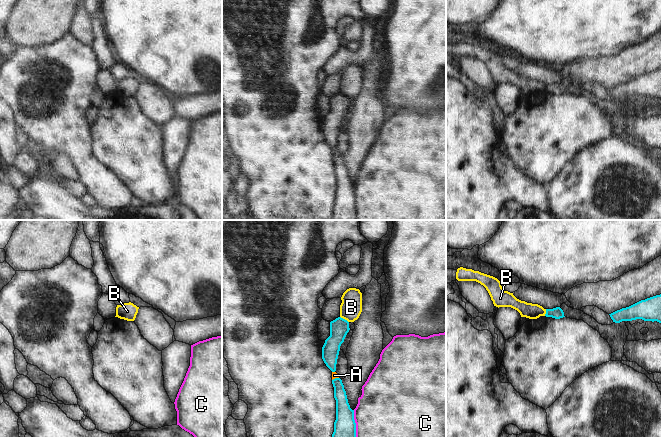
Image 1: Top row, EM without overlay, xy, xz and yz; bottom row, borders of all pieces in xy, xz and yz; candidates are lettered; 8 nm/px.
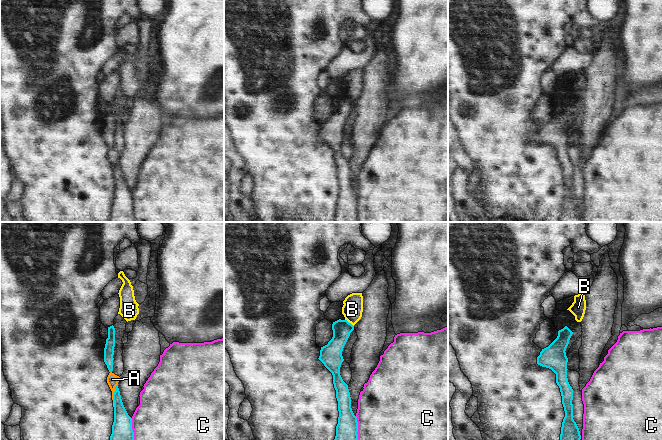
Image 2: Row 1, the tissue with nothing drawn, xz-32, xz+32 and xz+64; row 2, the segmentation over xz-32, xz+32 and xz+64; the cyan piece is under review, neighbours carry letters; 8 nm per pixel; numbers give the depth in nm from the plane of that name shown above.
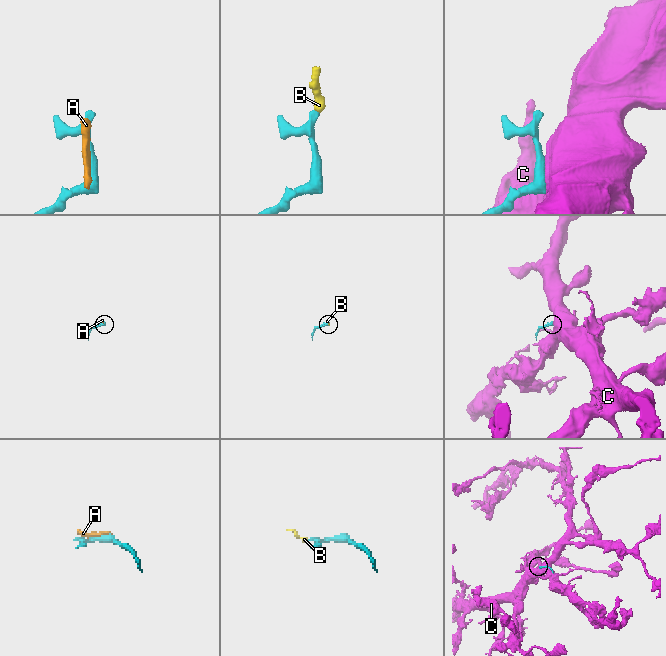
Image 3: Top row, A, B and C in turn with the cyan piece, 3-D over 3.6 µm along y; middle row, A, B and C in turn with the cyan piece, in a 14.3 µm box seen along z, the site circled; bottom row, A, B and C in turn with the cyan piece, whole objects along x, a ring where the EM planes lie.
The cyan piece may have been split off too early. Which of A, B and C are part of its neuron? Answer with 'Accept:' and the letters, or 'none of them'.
Accept: none of them

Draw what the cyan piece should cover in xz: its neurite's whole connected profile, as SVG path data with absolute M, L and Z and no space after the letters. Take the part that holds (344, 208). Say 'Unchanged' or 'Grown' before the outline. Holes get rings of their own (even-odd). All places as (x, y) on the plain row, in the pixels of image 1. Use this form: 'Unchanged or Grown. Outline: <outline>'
Unchanged. Outline: M340 154L332 156L336 176L336 196L332 220L356 220L356 199L354 186L350 184L346 167Z

